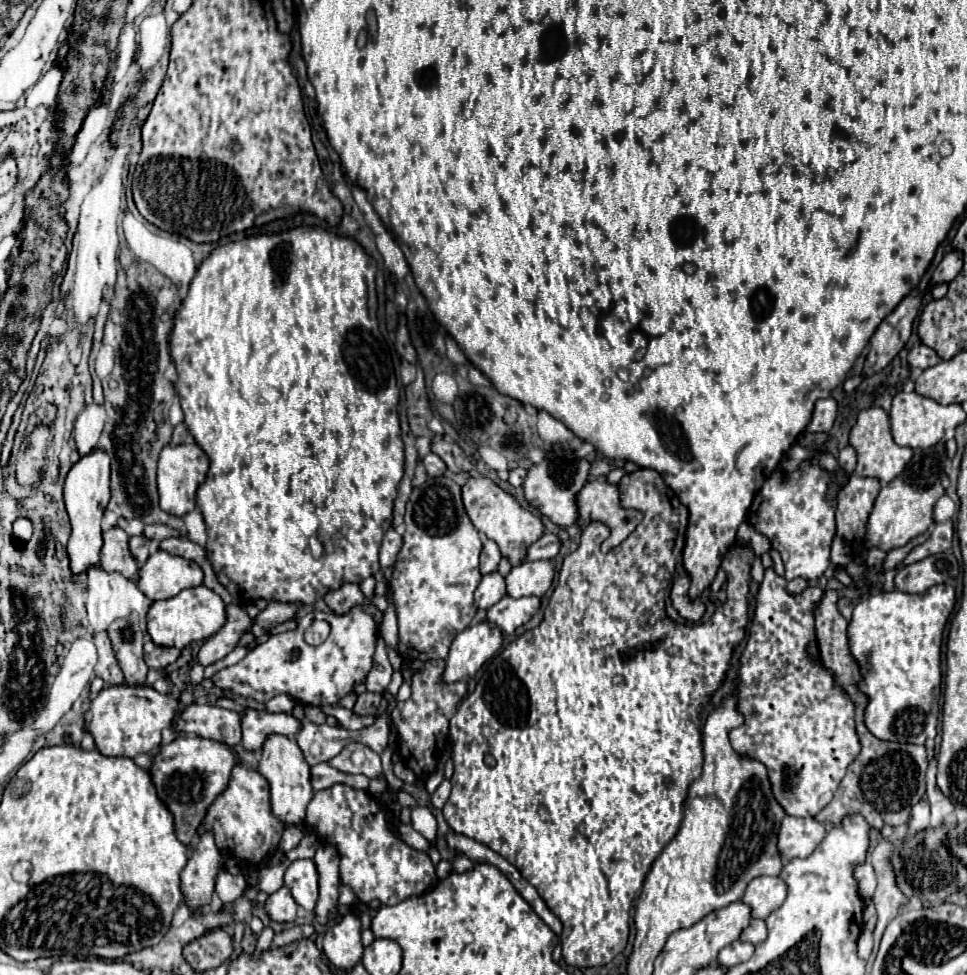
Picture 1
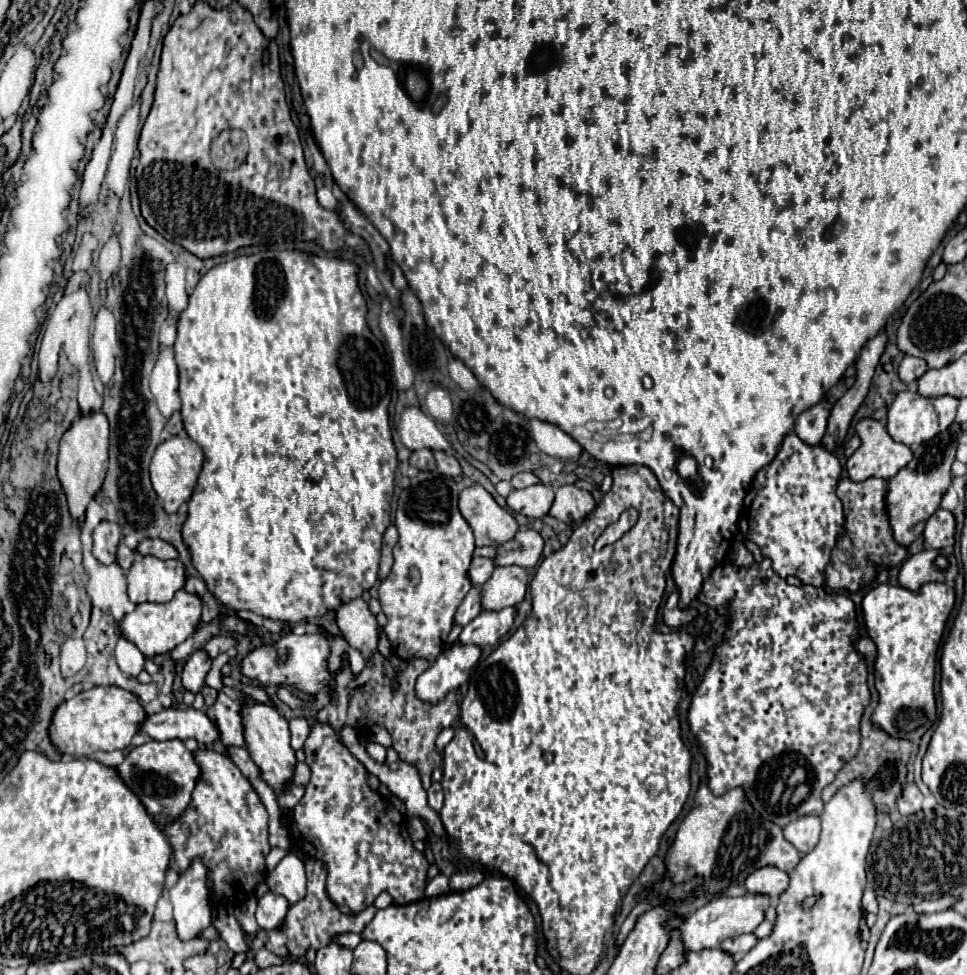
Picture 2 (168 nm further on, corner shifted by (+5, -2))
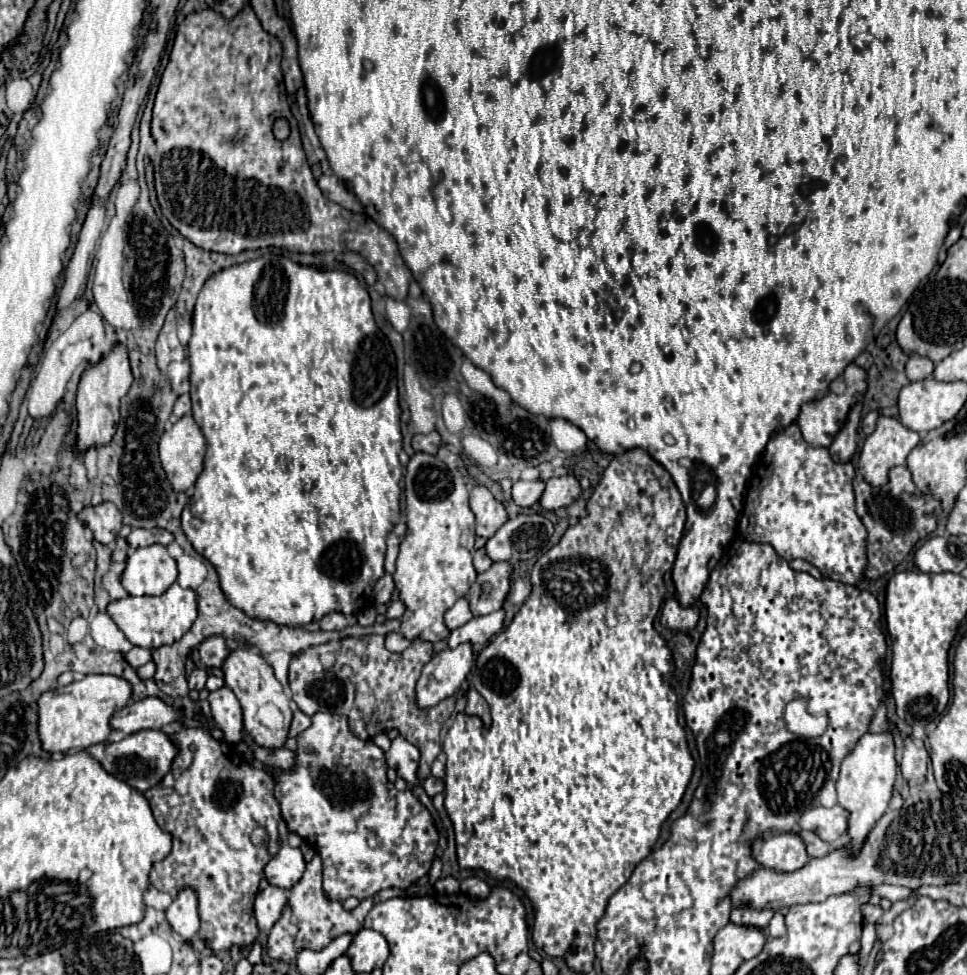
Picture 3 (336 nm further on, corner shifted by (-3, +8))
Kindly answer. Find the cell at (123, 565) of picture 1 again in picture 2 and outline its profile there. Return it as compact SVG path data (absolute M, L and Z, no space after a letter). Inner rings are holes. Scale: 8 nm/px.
M101 521L93 529L93 555L99 563L109 565L115 563L115 551L121 539L121 529L117 523Z

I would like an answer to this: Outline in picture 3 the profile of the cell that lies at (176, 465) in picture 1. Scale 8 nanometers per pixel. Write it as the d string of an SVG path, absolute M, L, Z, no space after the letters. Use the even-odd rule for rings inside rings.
M191 415L181 417L169 431L161 435L159 459L171 487L181 493L195 485L203 469L205 437Z

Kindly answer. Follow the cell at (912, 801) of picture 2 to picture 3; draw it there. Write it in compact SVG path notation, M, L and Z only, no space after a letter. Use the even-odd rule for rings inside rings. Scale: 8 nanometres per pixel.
M907 737L905 753L901 759L901 771L903 771L903 779L909 787L917 787L917 785L925 783L927 759L929 759L929 753L923 747L923 741L917 737Z

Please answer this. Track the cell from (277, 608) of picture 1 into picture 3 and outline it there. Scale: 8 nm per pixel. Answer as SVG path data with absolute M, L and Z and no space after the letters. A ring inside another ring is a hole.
M213 635L213 637L205 639L199 645L199 657L201 657L201 663L203 665L221 669L221 665L225 663L225 657L229 657L229 647L227 647L225 637Z

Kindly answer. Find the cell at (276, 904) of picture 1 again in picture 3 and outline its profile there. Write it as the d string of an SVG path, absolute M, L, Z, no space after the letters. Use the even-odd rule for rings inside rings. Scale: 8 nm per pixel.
M269 885L267 889L257 893L255 919L261 931L267 931L277 923L277 917L281 917L281 909L285 909L285 901L287 901L287 891L275 885Z

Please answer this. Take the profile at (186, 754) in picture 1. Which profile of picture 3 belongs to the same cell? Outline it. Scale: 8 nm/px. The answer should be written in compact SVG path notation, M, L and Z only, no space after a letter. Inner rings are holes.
M147 729L147 731L139 731L139 733L129 735L119 743L109 743L105 747L105 757L103 757L101 765L105 767L107 773L115 775L117 779L123 779L131 787L145 793L163 781L163 777L169 773L177 753L179 753L179 749L167 733Z

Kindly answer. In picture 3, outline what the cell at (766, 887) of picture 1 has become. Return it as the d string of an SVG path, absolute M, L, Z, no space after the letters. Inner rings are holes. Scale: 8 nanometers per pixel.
M791 833L769 837L767 841L763 841L757 855L757 863L761 867L773 869L773 871L785 871L785 873L805 867L807 861L809 857L805 853L803 841Z

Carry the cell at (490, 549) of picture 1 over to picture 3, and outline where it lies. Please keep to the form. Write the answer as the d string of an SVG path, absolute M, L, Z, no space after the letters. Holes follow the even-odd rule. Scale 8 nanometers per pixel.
M477 549L475 555L473 555L473 567L477 573L483 573L485 569L489 569L493 565L491 557L485 553L485 549Z

